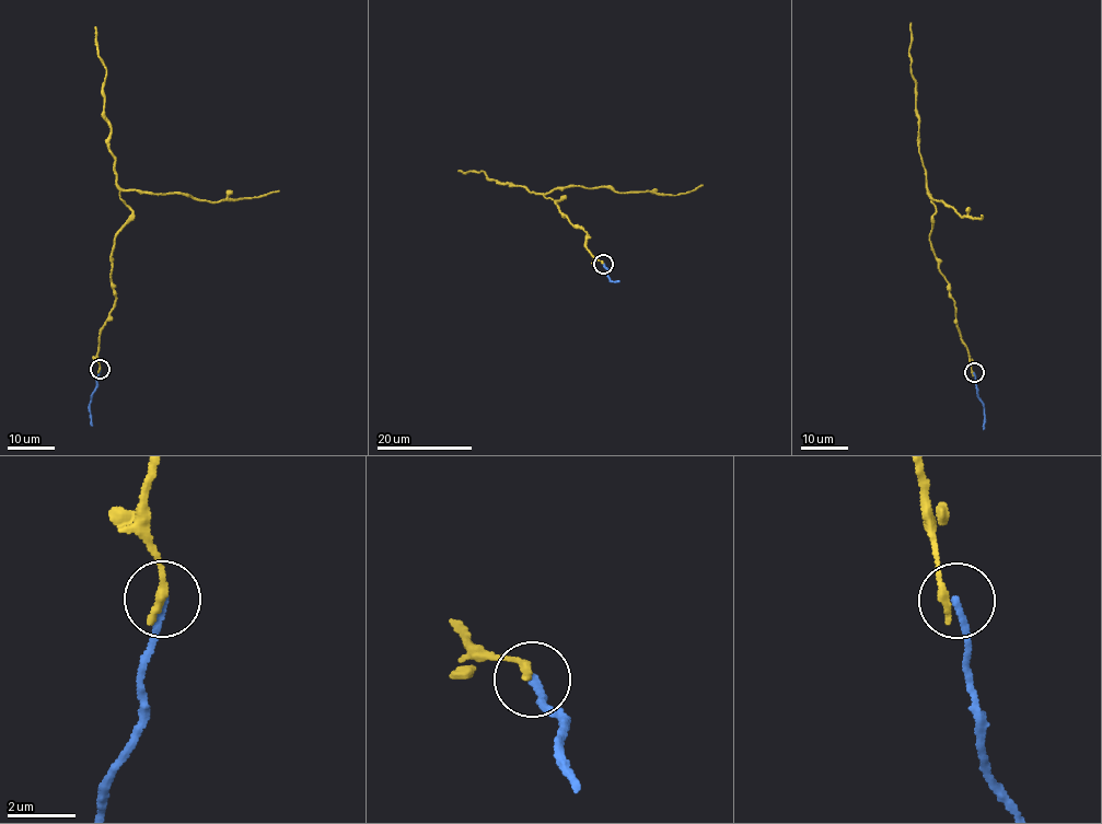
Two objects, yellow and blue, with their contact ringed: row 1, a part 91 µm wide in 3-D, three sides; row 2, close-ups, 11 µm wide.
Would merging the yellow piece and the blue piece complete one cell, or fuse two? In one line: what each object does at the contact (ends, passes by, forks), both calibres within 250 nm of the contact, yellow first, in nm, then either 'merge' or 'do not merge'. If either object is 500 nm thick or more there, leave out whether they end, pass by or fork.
yellow ends; blue ends; calibres 260 and 220 nm; merge

